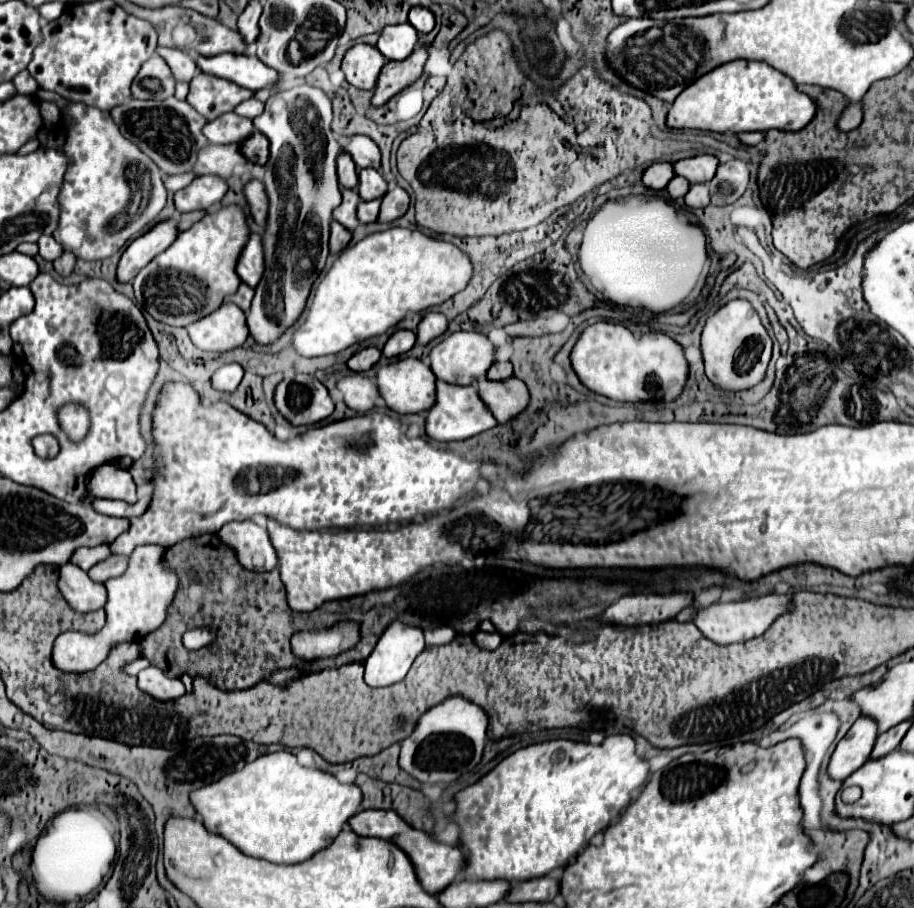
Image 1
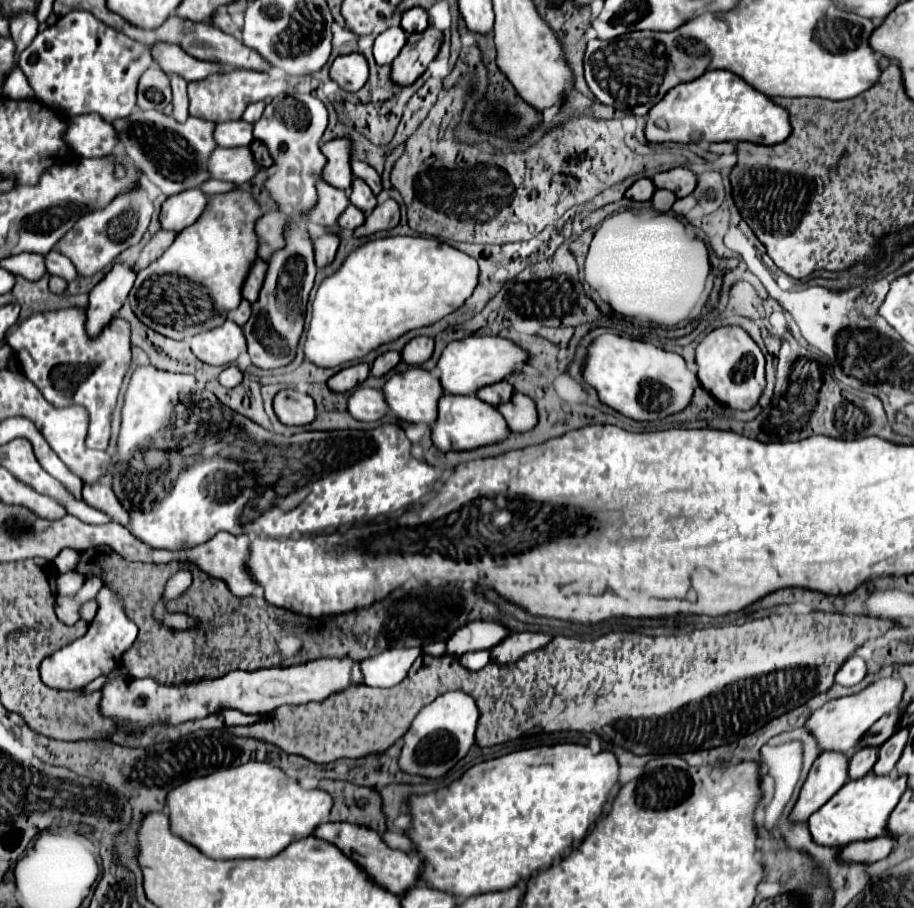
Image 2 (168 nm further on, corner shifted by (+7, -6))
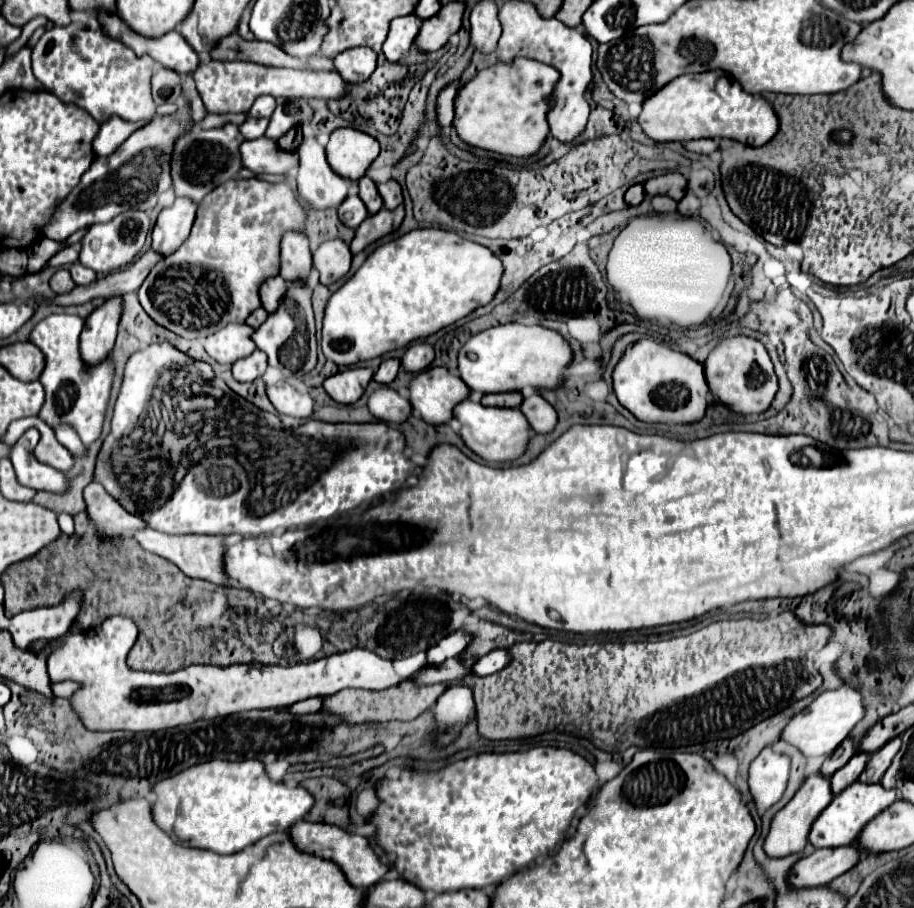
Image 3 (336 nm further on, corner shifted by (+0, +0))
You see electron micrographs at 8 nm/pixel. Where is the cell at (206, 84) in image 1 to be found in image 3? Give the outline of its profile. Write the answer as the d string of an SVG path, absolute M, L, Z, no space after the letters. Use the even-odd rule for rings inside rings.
M209 60L201 62L197 72L193 72L195 86L201 94L201 100L207 108L207 112L213 114L247 114L253 102L263 96L275 96L275 98L339 98L347 94L347 84L337 72L307 72L307 70L289 70L289 68L273 68L253 62L219 62Z

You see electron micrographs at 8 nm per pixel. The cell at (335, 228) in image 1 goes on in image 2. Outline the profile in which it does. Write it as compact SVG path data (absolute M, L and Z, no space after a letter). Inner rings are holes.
M324 234L314 240L314 260L316 260L318 268L324 268L334 262L338 244L340 244L340 240L336 234Z

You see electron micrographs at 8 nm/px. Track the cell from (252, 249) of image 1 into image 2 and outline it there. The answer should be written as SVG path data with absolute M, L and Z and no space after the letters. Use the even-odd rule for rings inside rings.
M256 260L246 282L244 282L244 288L242 288L242 296L248 300L248 302L256 302L258 300L258 290L262 288L262 282L264 282L264 276L266 276L266 262L264 260Z

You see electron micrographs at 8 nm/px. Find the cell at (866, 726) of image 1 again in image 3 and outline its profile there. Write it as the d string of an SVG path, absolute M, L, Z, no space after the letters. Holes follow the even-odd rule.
M815 772L815 774L807 776L807 780L803 782L803 786L789 800L789 804L775 814L775 818L771 822L771 830L769 830L769 834L765 838L765 846L763 846L765 852L769 856L781 858L781 856L789 856L793 852L803 850L805 844L807 844L807 836L809 836L809 830L811 830L811 824L829 806L831 800L833 800L831 778L829 776L823 776L821 772Z

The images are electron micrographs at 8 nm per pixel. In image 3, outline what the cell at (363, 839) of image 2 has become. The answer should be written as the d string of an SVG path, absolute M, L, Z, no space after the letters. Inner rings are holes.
M301 820L301 824L293 826L291 836L293 836L293 842L297 842L297 848L301 848L303 852L313 852L313 854L325 856L327 860L337 860L337 864L341 864L341 870L345 872L345 876L349 876L351 884L357 884L357 888L373 888L391 870L391 864L381 862L381 856L369 844L369 838L351 834L339 826Z

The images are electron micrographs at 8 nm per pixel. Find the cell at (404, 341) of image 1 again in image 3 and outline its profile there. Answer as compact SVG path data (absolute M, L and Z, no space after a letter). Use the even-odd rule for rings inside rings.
M387 358L387 360L383 360L373 378L375 378L379 384L389 384L389 382L393 382L395 376L397 376L399 364L401 364L401 362L399 362L397 358Z

